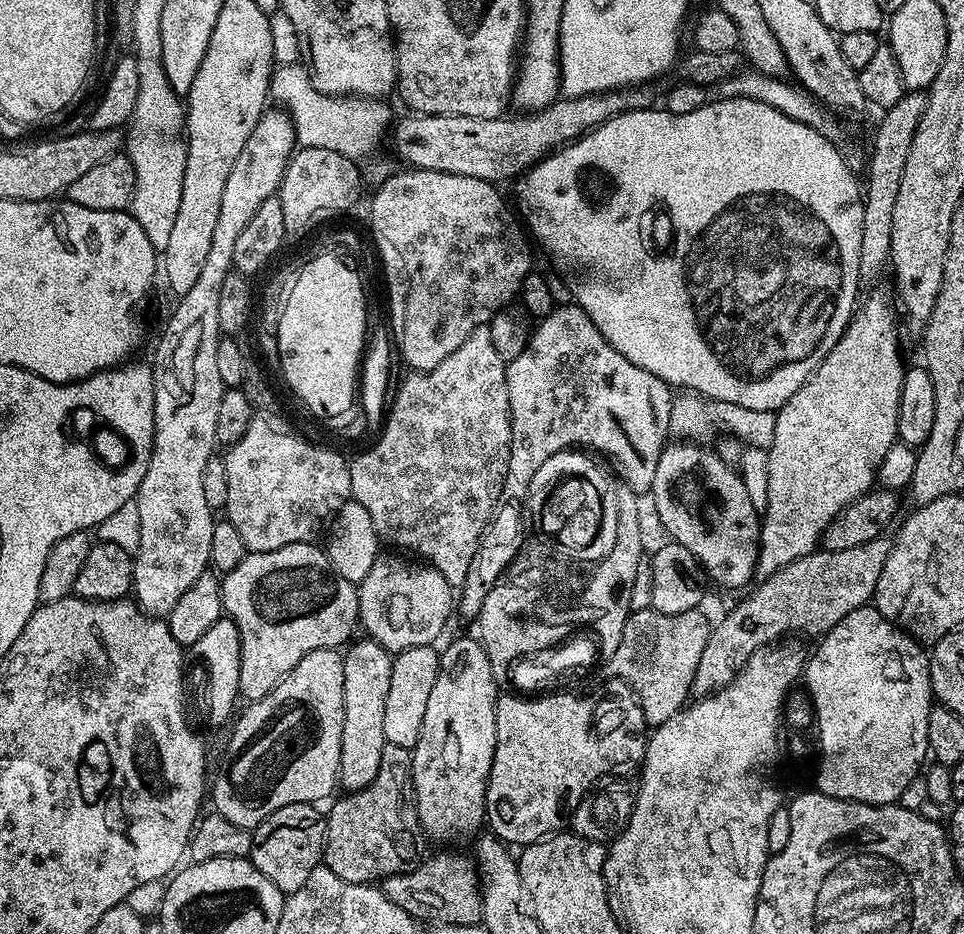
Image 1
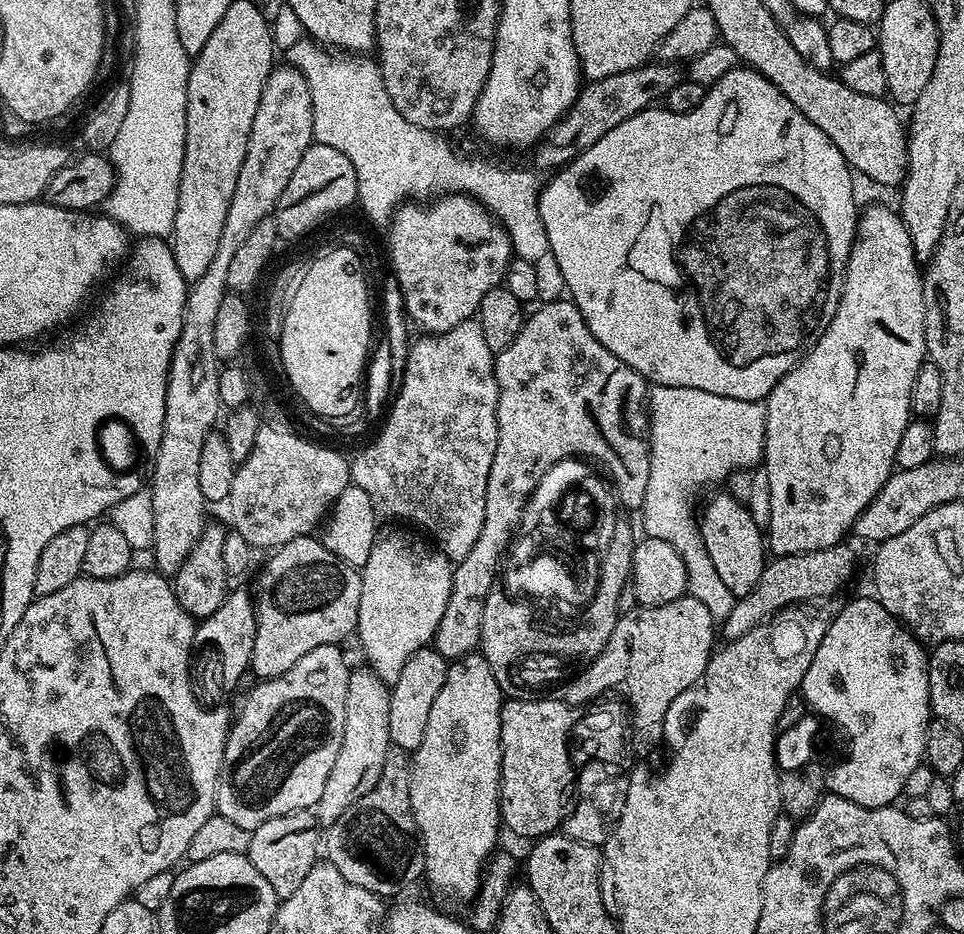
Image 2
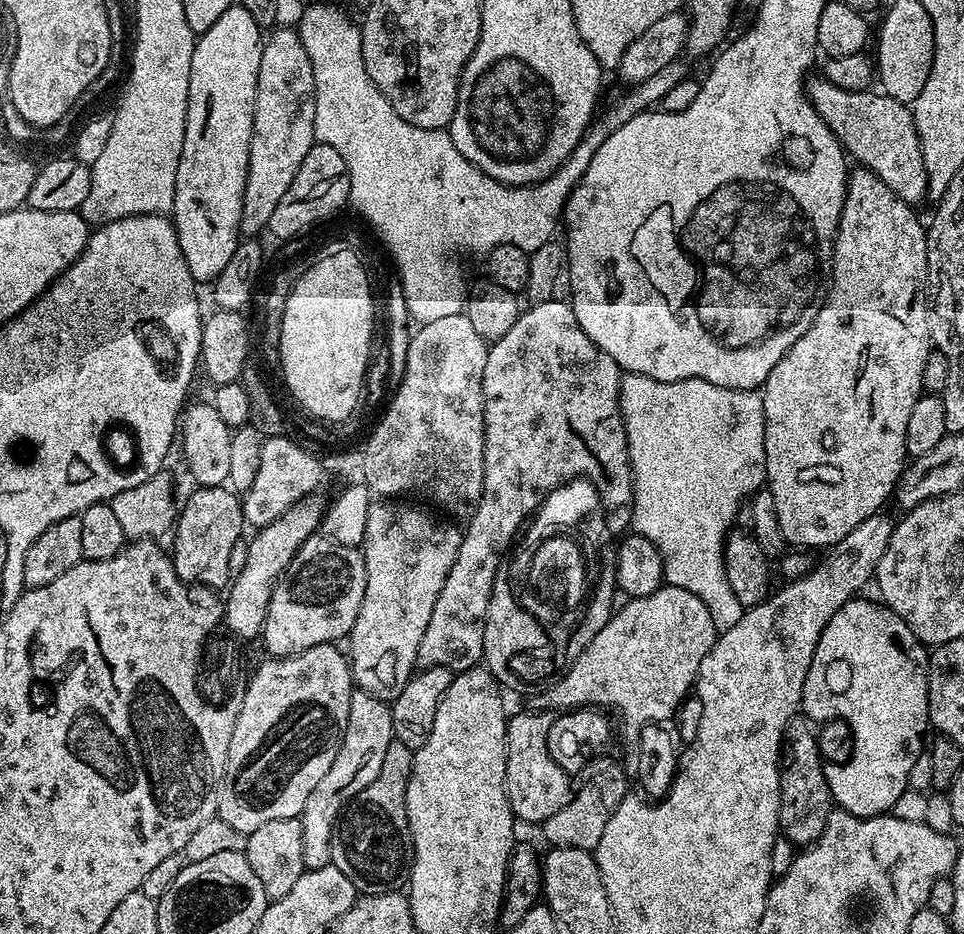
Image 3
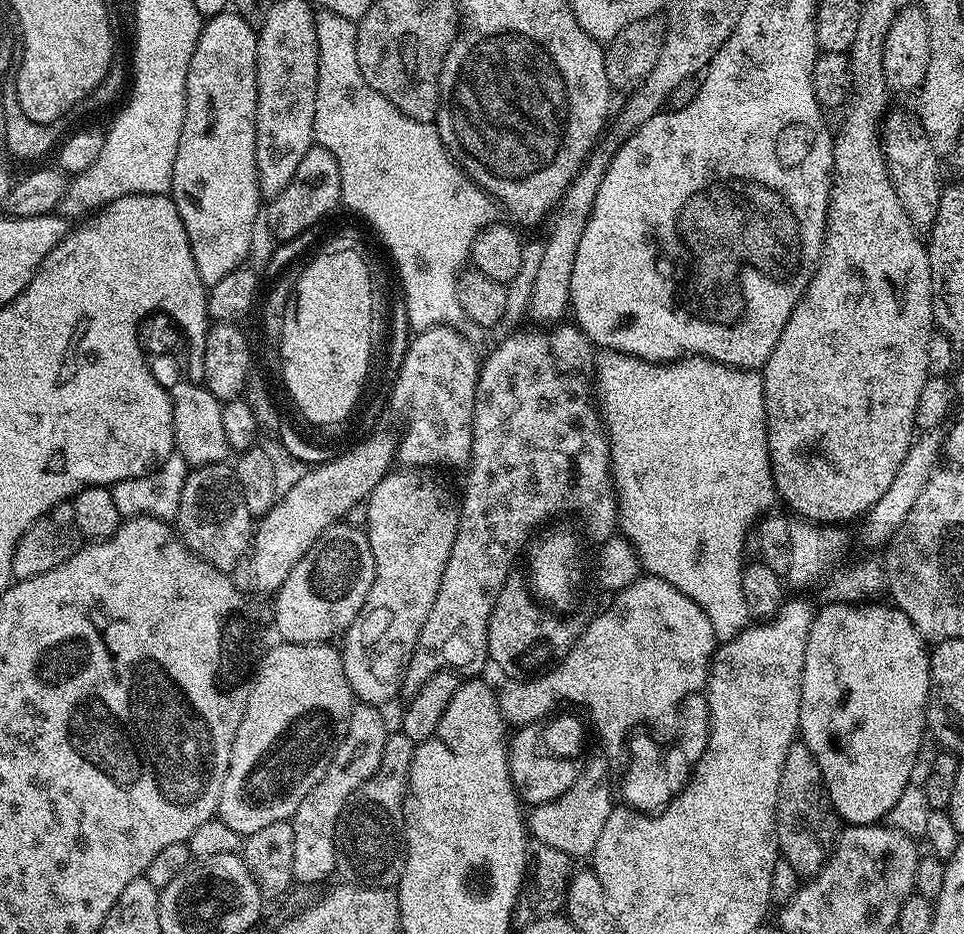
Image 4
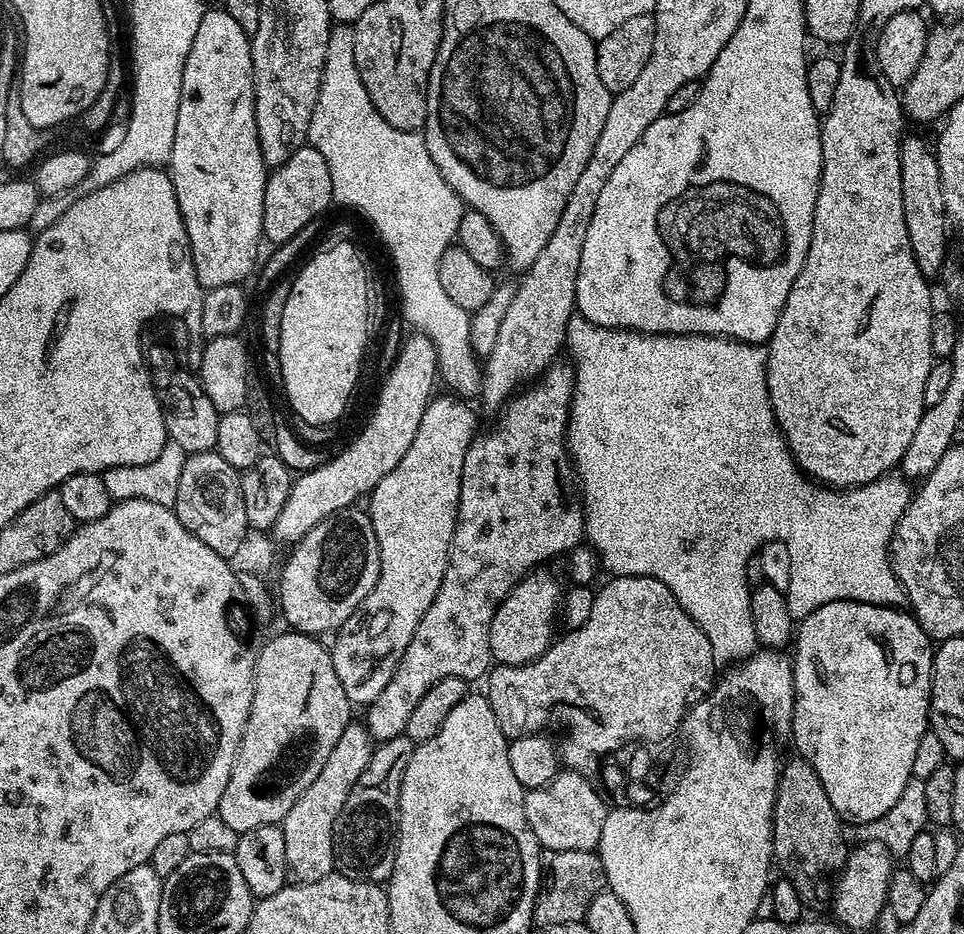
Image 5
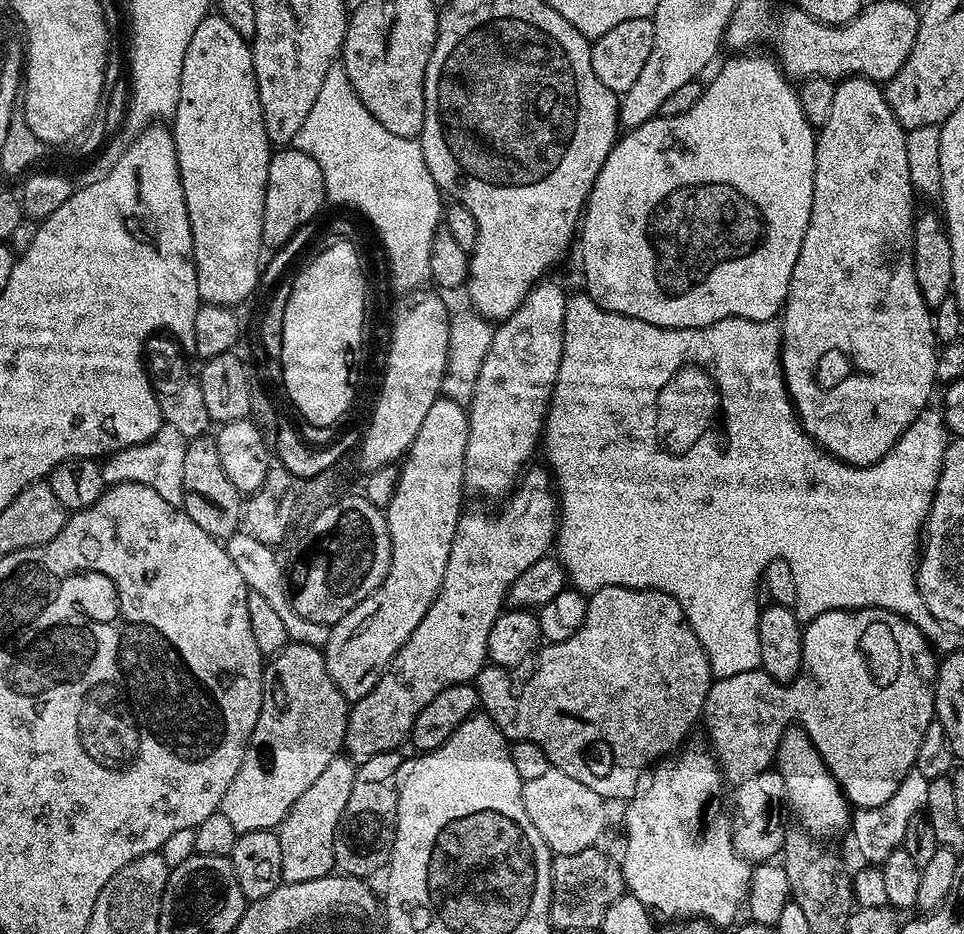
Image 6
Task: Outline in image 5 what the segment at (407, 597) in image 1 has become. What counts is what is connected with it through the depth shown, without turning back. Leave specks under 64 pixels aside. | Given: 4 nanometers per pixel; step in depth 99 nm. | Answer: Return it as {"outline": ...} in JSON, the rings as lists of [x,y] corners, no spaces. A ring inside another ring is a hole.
{"outline":[[[451,394],[443,395],[433,395],[426,406],[426,414],[422,414],[418,434],[414,434],[414,442],[410,442],[410,450],[402,454],[402,462],[398,462],[398,466],[394,466],[394,470],[390,470],[390,474],[386,474],[386,478],[372,489],[366,504],[374,534],[380,543],[380,577],[374,590],[366,594],[354,614],[350,614],[335,633],[336,641],[330,644],[338,682],[342,682],[342,690],[346,690],[346,698],[354,706],[370,705],[382,690],[386,690],[402,654],[406,654],[406,646],[410,646],[410,638],[414,638],[414,630],[418,630],[418,622],[422,622],[422,614],[430,610],[430,602],[434,602],[438,586],[442,586],[442,578],[448,569],[448,551],[456,529],[462,462],[466,458],[466,450],[478,435],[478,427],[469,401]]]}

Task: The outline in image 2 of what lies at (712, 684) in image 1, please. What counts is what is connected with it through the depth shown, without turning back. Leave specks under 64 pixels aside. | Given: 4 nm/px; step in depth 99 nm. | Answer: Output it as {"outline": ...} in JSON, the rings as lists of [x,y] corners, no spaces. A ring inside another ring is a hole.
{"outline":[[[841,542],[826,550],[814,550],[802,554],[777,556],[769,559],[762,570],[762,578],[758,578],[758,586],[750,590],[750,594],[737,599],[734,610],[722,622],[722,636],[725,641],[742,638],[754,626],[768,620],[783,608],[805,602],[819,602],[825,598],[835,597],[852,580],[856,572],[856,556],[848,552],[847,543]]]}

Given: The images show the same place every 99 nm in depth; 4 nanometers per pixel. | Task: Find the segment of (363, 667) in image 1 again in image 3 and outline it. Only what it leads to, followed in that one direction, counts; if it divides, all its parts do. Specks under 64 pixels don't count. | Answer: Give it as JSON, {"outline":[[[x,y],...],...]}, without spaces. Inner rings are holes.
{"outline":[[[353,691],[350,718],[346,722],[346,734],[338,746],[338,754],[334,754],[334,762],[330,762],[326,778],[320,779],[310,798],[306,798],[306,806],[298,817],[302,826],[302,862],[305,869],[321,868],[332,863],[332,832],[336,828],[336,821],[340,819],[344,807],[358,793],[366,790],[374,778],[378,778],[378,770],[382,770],[386,750],[393,738],[389,701],[379,700],[369,692]]]}

